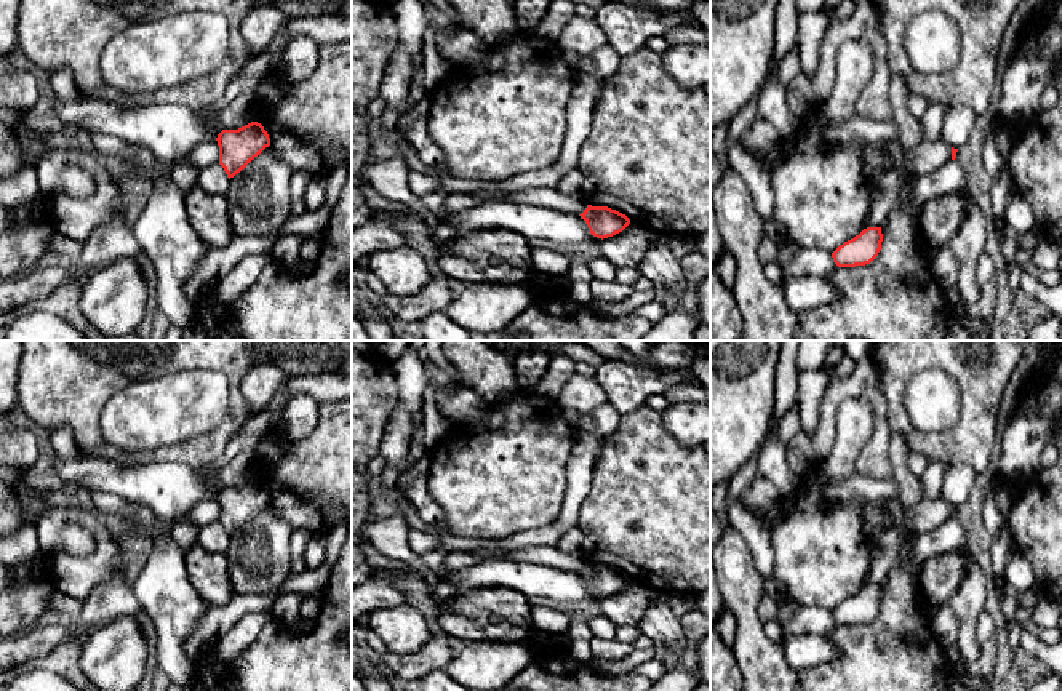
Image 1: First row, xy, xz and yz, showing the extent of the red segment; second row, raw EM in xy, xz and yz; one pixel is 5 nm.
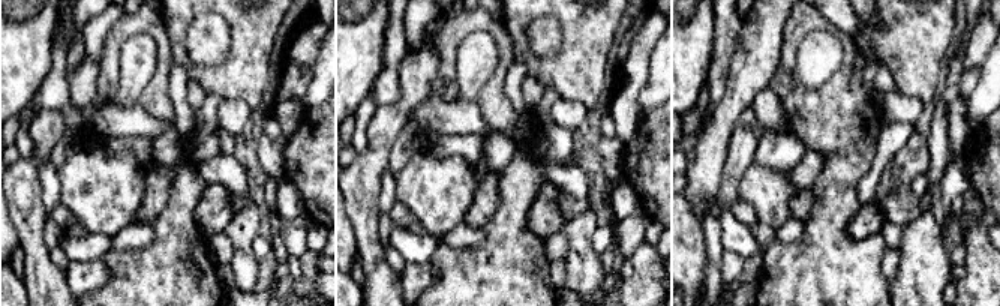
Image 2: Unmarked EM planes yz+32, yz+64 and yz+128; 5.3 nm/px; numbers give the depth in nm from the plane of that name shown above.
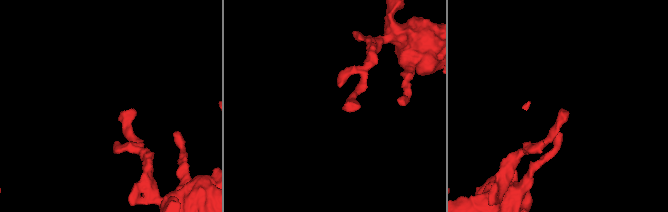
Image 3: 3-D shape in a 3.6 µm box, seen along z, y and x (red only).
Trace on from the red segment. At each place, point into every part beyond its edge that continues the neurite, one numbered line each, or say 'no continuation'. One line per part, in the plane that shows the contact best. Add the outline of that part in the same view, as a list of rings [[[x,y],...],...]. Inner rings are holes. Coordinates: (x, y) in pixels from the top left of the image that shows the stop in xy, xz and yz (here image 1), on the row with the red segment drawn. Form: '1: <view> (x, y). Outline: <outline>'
no continuation

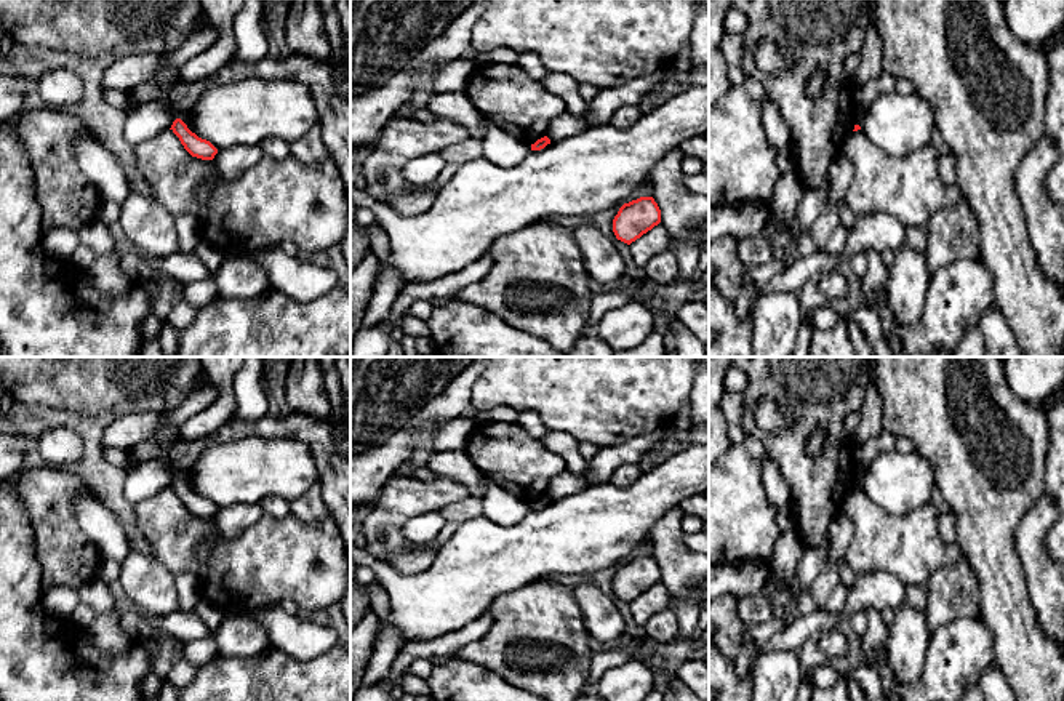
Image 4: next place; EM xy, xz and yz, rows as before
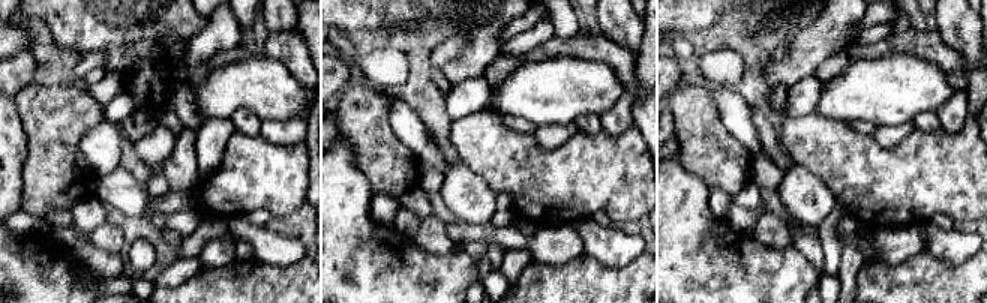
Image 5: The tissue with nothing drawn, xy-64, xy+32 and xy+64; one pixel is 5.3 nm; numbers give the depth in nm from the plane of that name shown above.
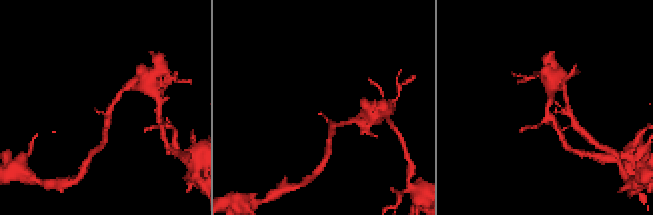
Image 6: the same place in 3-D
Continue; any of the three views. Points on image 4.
no continuation

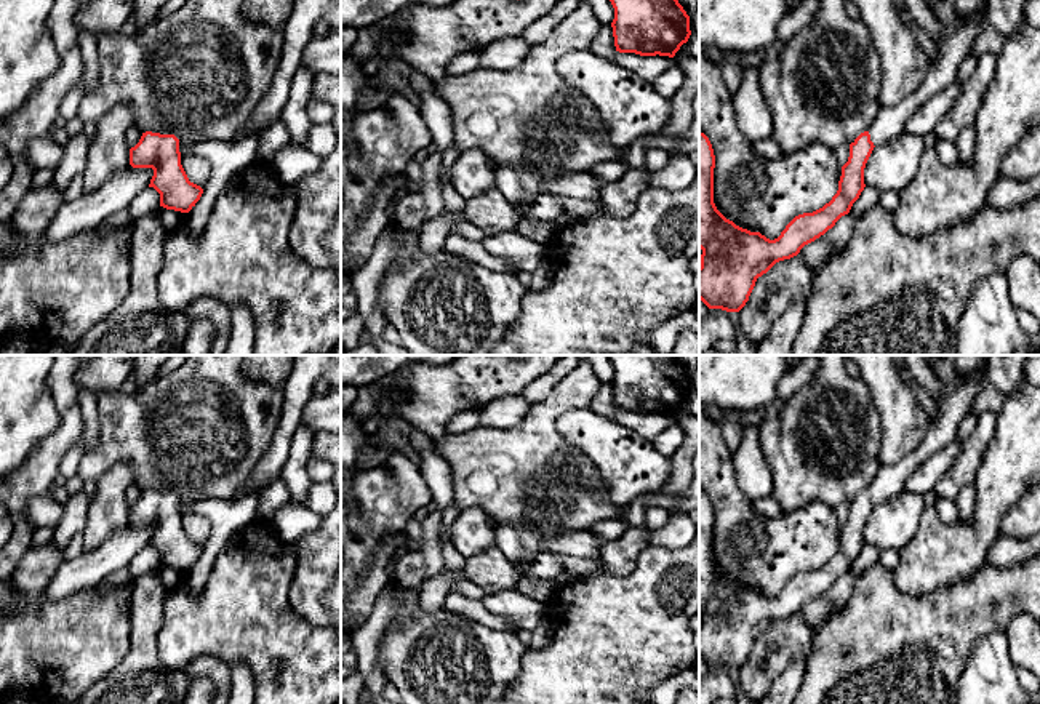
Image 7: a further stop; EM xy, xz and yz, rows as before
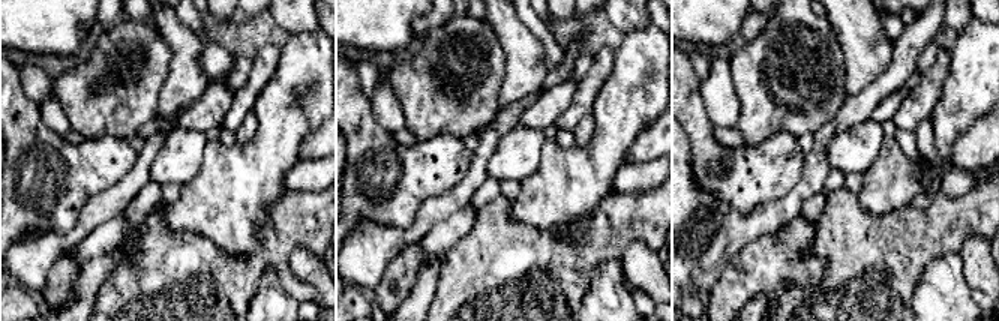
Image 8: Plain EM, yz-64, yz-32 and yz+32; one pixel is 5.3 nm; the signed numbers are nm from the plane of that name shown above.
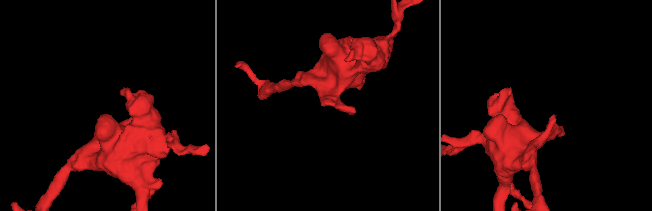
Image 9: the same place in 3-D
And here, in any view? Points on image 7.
1: yz (890, 122). Outline: [[[987,2],[960,29],[949,35],[944,43],[938,45],[936,62],[928,69],[922,85],[896,106],[880,109],[867,130],[874,146],[880,146],[901,134],[906,122],[918,107],[949,85],[955,85],[958,67],[970,54],[984,18],[987,18]]]

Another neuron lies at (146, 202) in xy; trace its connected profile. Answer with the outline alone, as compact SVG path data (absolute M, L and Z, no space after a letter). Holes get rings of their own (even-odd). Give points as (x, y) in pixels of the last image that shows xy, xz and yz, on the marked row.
M147 187L141 192L128 206L130 221L128 226L134 229L139 218L160 208L160 194L154 187Z

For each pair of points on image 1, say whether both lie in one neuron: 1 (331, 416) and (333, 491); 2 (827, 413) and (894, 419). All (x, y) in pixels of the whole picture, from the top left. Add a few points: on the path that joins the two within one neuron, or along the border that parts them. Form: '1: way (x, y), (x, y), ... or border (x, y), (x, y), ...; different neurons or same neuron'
1: way (333, 435), (333, 472); same neuron
2: border (880, 383), (885, 397), (886, 423), (893, 432); different neurons

